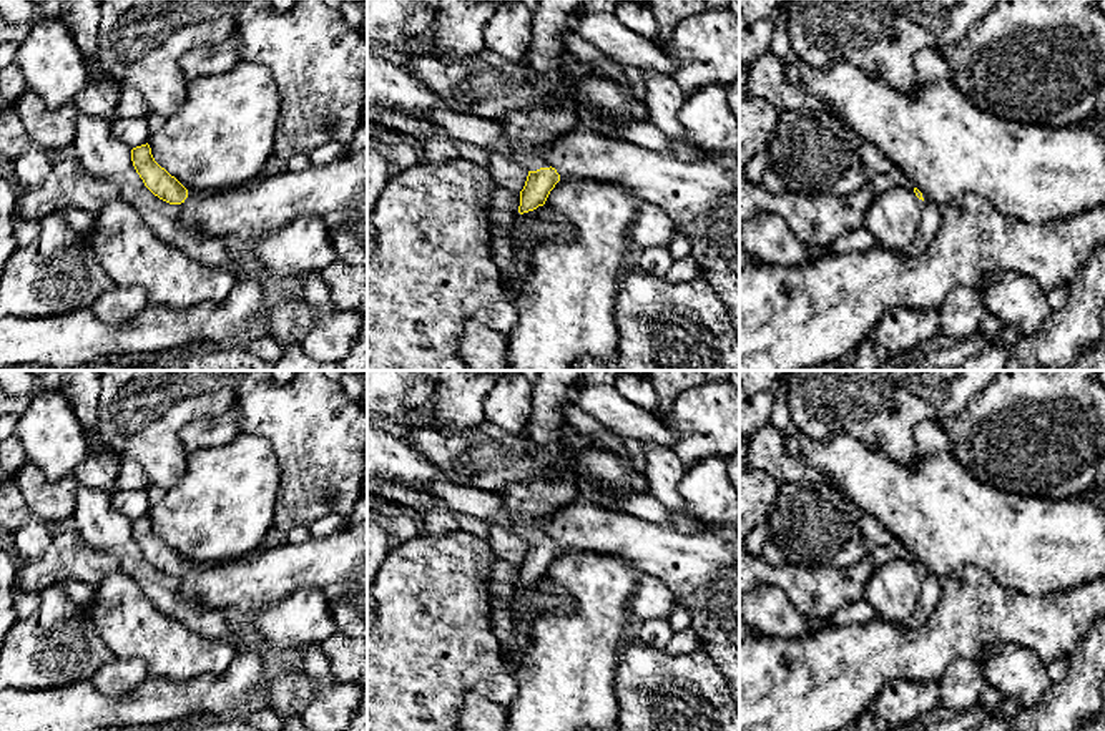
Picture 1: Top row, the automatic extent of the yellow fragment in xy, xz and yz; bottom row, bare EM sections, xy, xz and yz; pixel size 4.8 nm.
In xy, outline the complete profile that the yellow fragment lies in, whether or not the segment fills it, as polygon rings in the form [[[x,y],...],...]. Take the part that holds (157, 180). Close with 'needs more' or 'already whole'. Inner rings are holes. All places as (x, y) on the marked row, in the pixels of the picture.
[[[148,143],[131,150],[131,161],[145,186],[155,196],[169,204],[184,203],[188,189],[155,161]]]; already whole

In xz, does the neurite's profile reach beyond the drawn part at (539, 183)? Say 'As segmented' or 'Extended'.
Extended

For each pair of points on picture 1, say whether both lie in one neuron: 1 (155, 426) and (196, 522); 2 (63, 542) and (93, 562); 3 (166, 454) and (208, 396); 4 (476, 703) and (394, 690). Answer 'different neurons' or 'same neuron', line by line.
1: different neurons
2: same neuron
3: same neuron
4: different neurons

